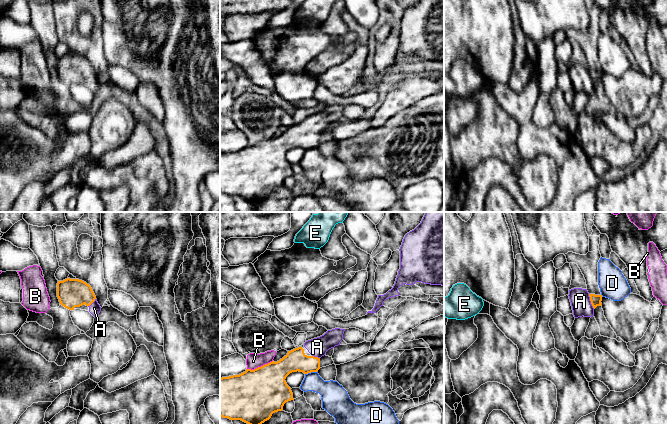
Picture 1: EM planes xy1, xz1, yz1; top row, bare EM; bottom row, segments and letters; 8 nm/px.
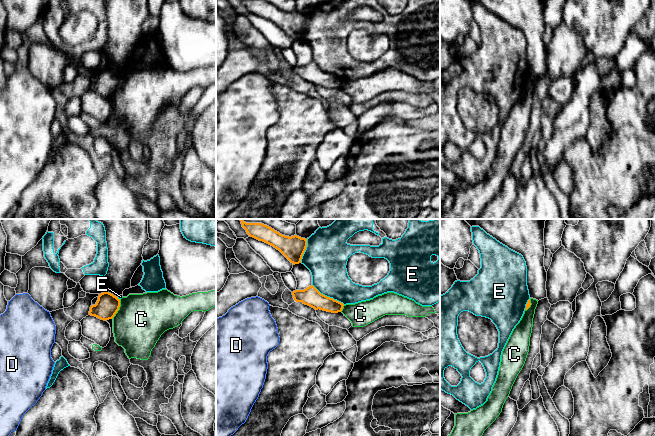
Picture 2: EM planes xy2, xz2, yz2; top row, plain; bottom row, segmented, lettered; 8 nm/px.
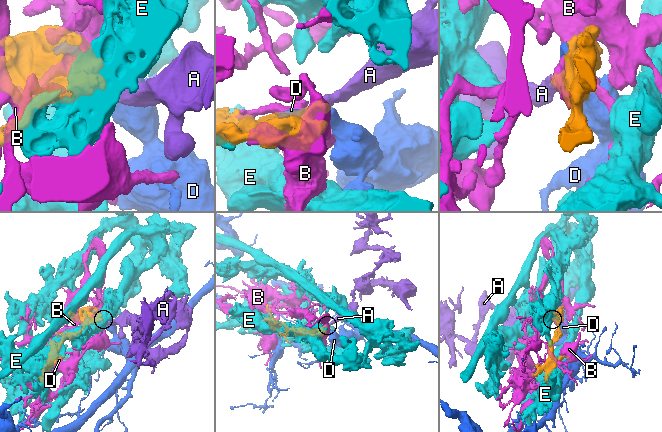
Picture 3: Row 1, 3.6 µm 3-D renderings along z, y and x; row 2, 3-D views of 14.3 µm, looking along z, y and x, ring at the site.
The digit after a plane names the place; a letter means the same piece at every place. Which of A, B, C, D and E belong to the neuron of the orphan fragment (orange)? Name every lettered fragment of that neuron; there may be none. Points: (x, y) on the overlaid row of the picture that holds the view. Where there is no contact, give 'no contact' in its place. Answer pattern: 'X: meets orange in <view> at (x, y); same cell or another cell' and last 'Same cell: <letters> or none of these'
A: meets orange in yz1 at (591, 303); same cell
B: meets orange in xz1 at (259, 367); another cell
C: meets orange in xy2 at (118, 308); another cell
D: meets orange in xz1 at (310, 372); another cell
E: meets orange in xz2 at (328, 297); another cell
Same cell: A

